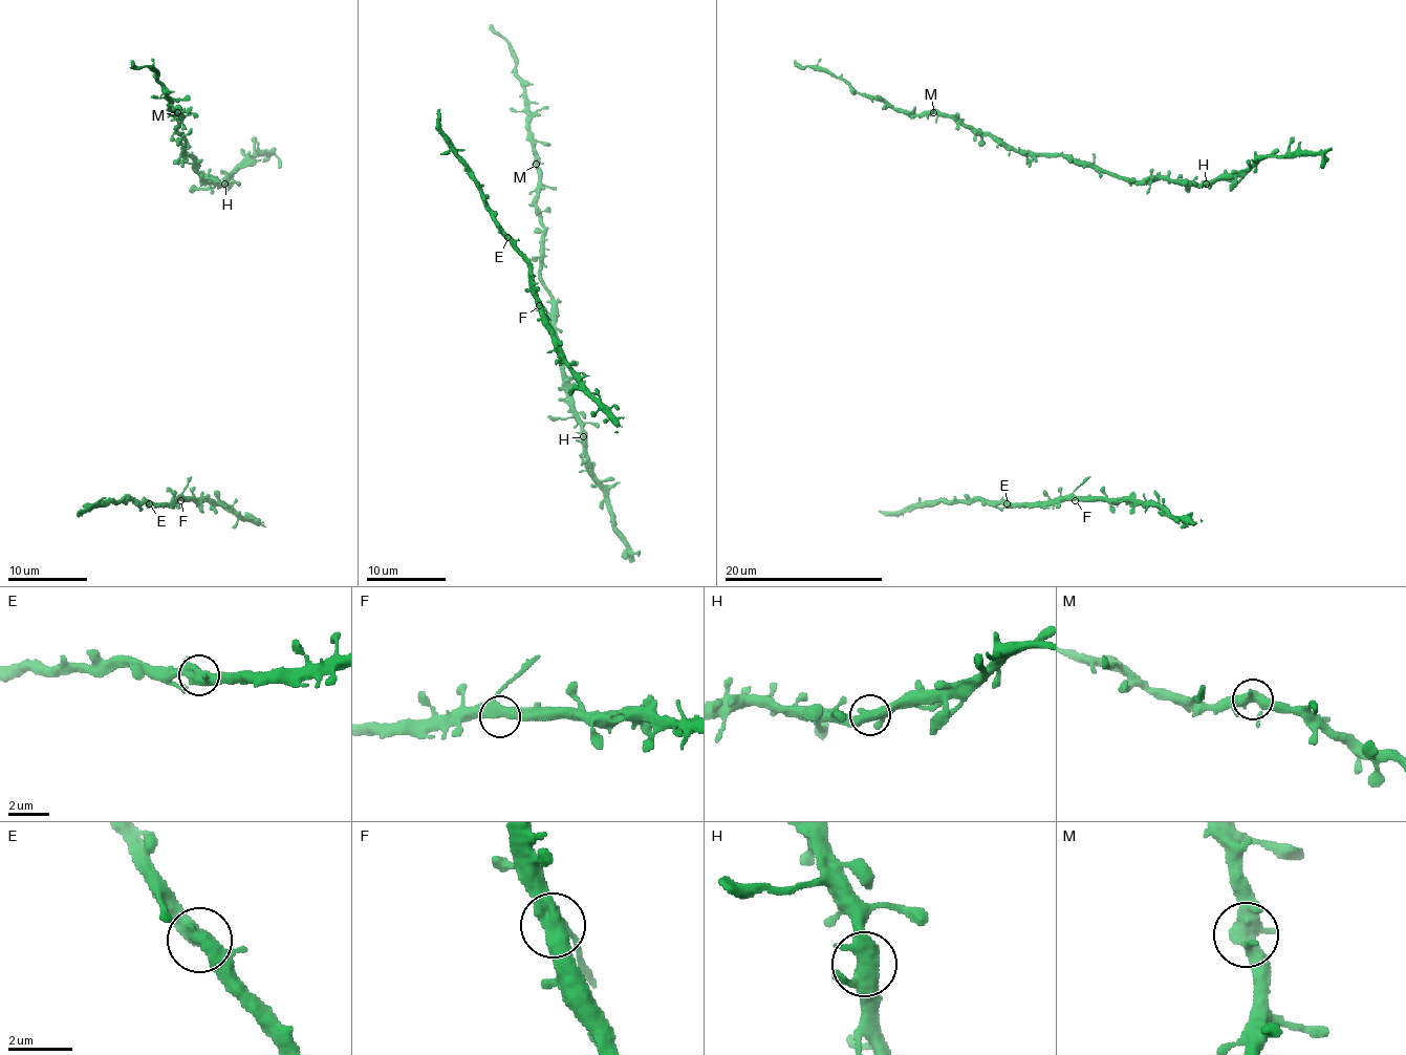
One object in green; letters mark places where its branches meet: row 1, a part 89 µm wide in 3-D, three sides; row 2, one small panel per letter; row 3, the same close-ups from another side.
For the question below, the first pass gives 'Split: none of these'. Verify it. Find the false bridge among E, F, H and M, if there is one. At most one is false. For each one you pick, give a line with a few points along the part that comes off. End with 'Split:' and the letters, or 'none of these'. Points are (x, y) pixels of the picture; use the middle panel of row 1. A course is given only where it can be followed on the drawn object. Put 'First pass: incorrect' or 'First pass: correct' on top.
First pass: correct
Split: none of these

